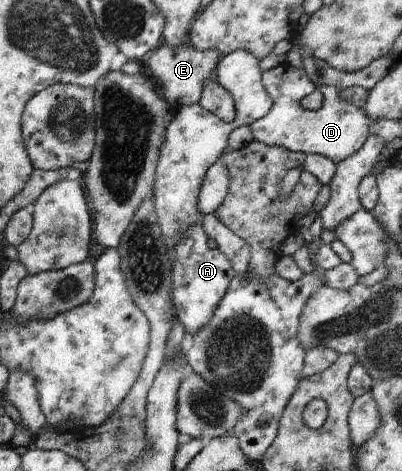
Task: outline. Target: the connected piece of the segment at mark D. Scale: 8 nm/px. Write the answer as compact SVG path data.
M282 63L262 72L262 83L270 95L272 107L262 119L248 125L255 140L264 145L283 146L292 152L320 154L336 164L354 155L366 143L370 132L369 119L363 109L342 97L340 93L342 89L326 85L318 87L323 95L322 106L318 110L308 110L300 104L300 101L316 91L317 85L314 85L303 68Z

